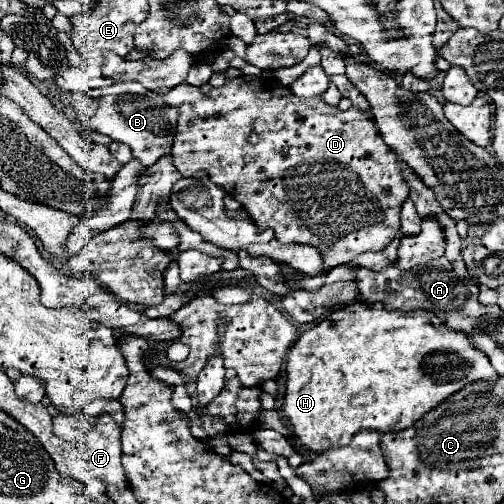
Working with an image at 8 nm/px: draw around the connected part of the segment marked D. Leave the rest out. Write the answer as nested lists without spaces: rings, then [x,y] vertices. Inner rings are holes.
[[[237,77],[237,79],[231,79],[227,81],[223,87],[217,87],[210,91],[208,95],[204,95],[199,91],[197,95],[197,89],[194,87],[194,91],[190,91],[189,84],[181,84],[180,91],[175,89],[169,93],[170,101],[165,100],[166,103],[175,105],[181,113],[179,117],[179,125],[177,125],[177,137],[175,137],[175,155],[173,155],[173,163],[177,167],[177,171],[183,175],[183,177],[193,177],[195,173],[207,173],[209,179],[213,179],[215,185],[223,187],[233,199],[237,199],[243,209],[249,213],[249,217],[255,221],[257,229],[259,231],[265,231],[265,229],[273,229],[275,231],[275,237],[281,241],[281,243],[301,243],[301,245],[311,245],[319,251],[319,255],[325,259],[325,267],[323,267],[323,275],[315,275],[315,281],[303,281],[301,289],[305,291],[317,291],[325,285],[325,273],[329,273],[333,267],[339,267],[339,265],[345,265],[345,263],[351,263],[357,255],[365,253],[365,251],[381,251],[385,249],[393,239],[395,235],[399,233],[399,215],[401,215],[401,205],[403,201],[409,197],[409,185],[403,177],[403,161],[395,155],[393,149],[389,149],[383,141],[383,137],[379,135],[377,131],[377,125],[373,121],[373,115],[369,113],[363,113],[359,107],[349,107],[347,111],[339,111],[337,107],[333,105],[327,105],[321,97],[313,97],[313,99],[299,99],[297,95],[293,95],[287,87],[279,85],[279,95],[267,85],[263,83],[261,77]],[[299,165],[321,165],[323,171],[319,173],[319,179],[321,179],[321,185],[299,185],[299,183],[305,183],[305,175],[301,169],[295,169]]]

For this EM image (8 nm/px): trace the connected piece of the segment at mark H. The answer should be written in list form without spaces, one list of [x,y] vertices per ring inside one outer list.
[[[355,301],[355,303],[349,303],[337,311],[333,311],[327,319],[323,319],[321,323],[317,323],[315,327],[311,327],[309,331],[305,331],[297,341],[295,345],[291,347],[289,351],[289,361],[287,361],[287,391],[285,391],[285,397],[283,397],[283,407],[281,407],[281,413],[291,421],[293,425],[293,431],[295,431],[295,437],[299,441],[301,447],[309,449],[309,451],[315,451],[315,453],[325,453],[327,449],[335,447],[335,445],[347,445],[351,441],[351,437],[361,431],[361,429],[375,429],[375,431],[401,431],[401,429],[407,429],[411,427],[413,423],[417,423],[421,417],[425,417],[431,409],[435,409],[439,403],[443,403],[445,399],[449,399],[453,393],[461,391],[465,385],[469,383],[475,383],[475,381],[489,381],[489,383],[495,383],[499,379],[499,375],[495,373],[493,365],[489,363],[489,357],[475,349],[473,343],[469,341],[469,335],[465,331],[453,331],[453,329],[447,329],[445,327],[445,321],[443,317],[439,315],[433,315],[431,311],[387,311],[383,307],[383,303],[373,303],[373,305],[363,305],[361,301]]]

